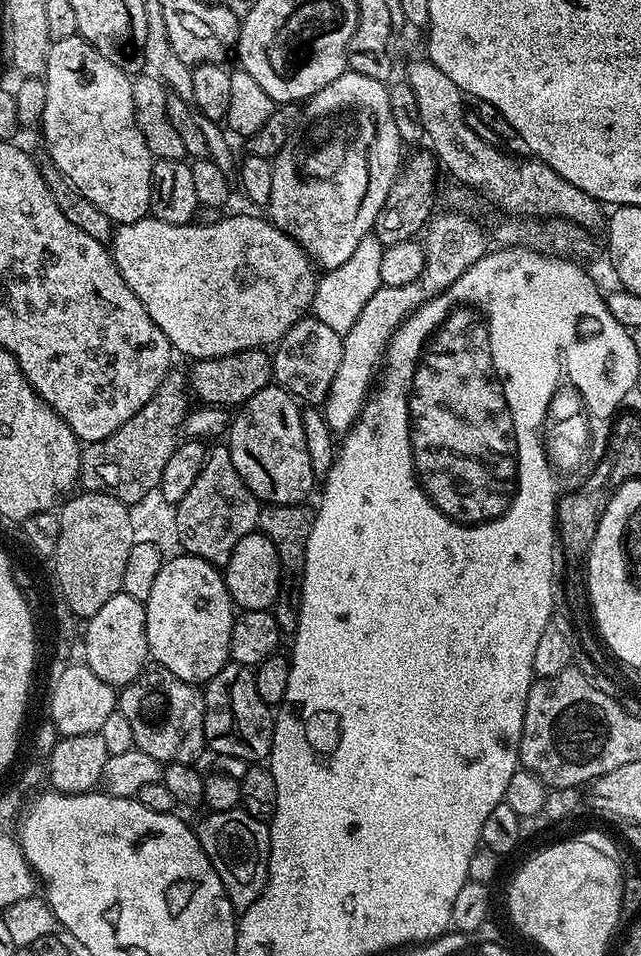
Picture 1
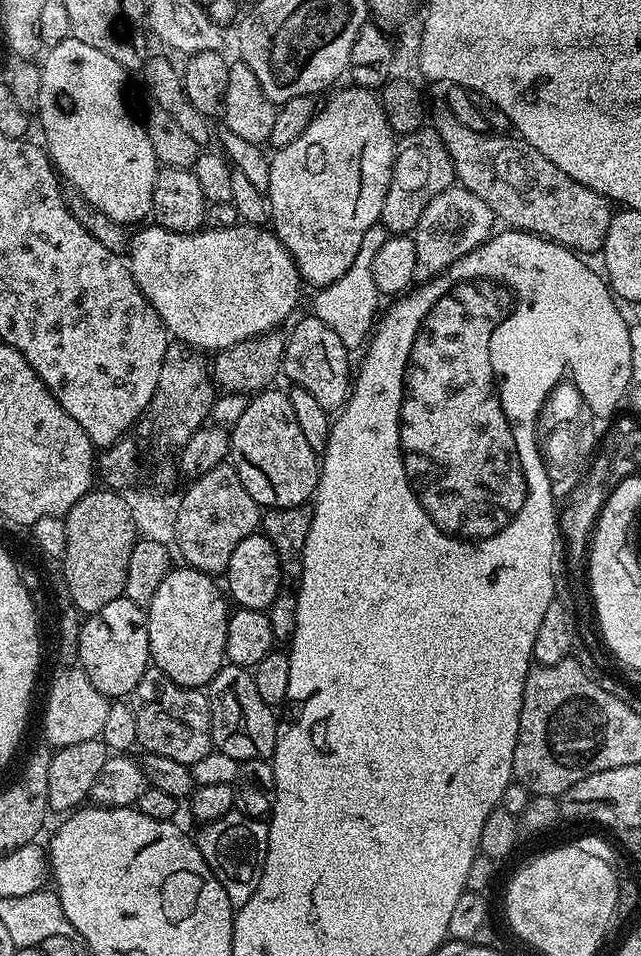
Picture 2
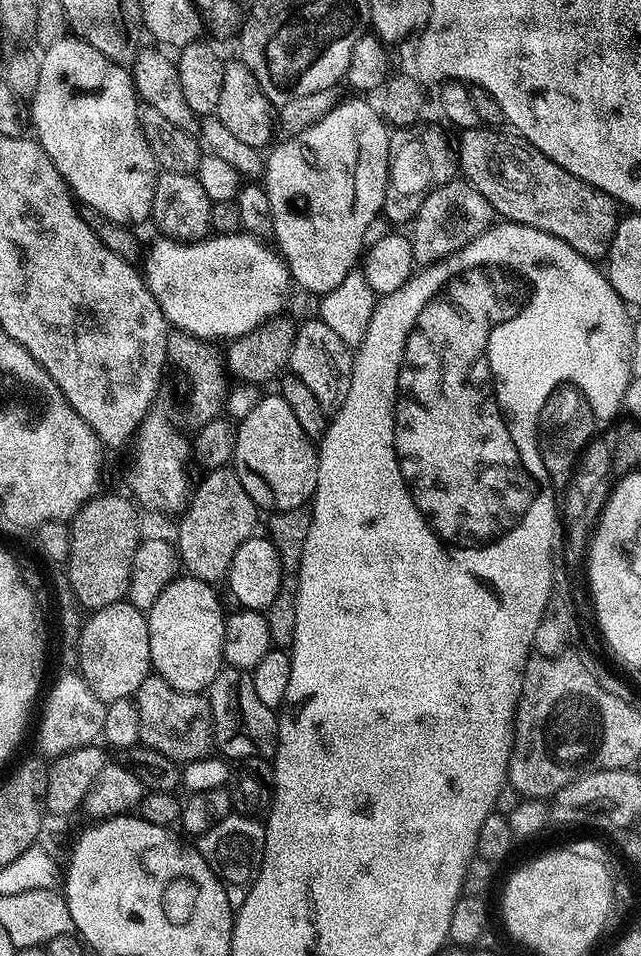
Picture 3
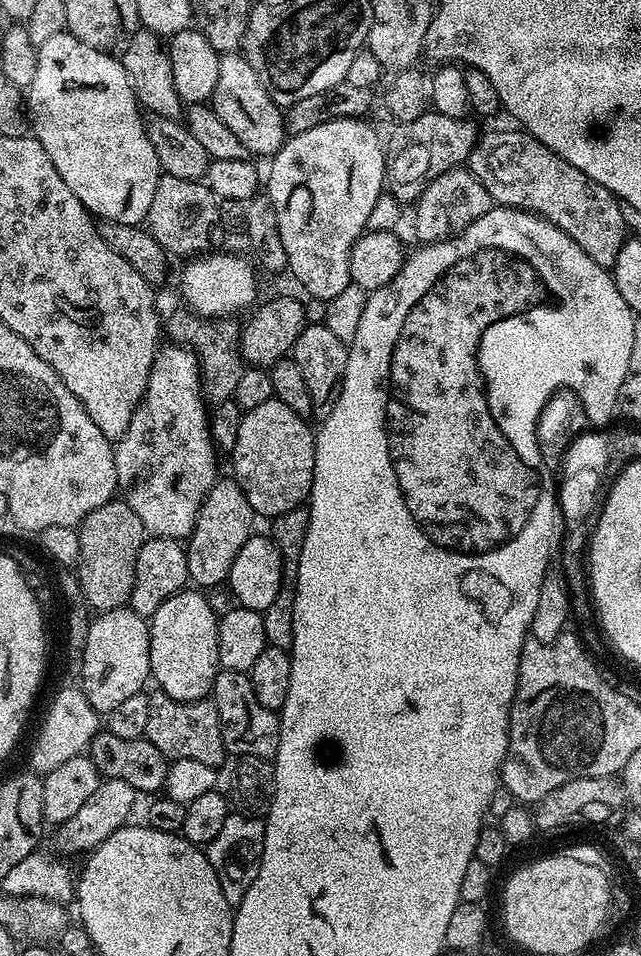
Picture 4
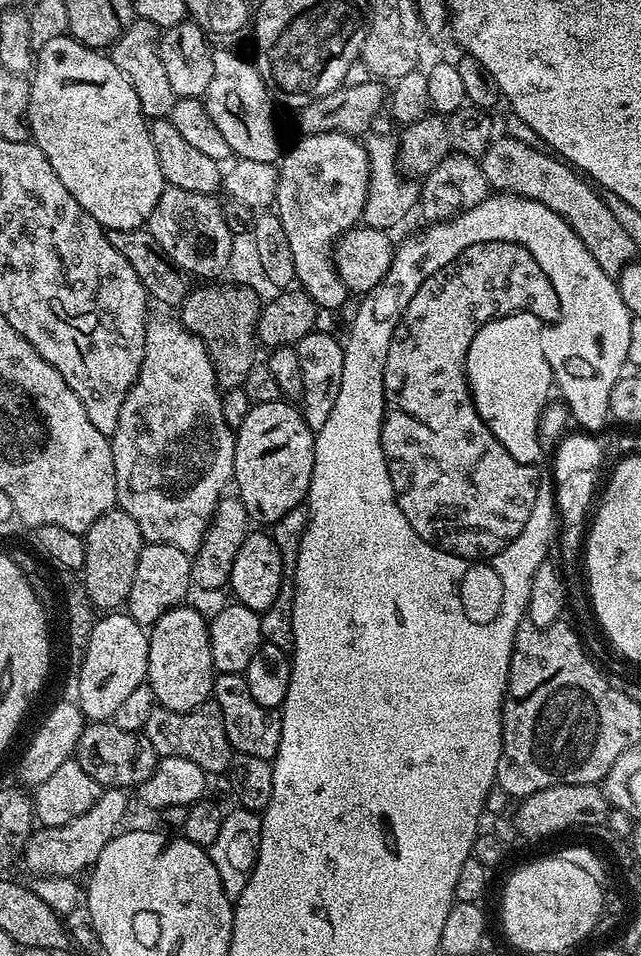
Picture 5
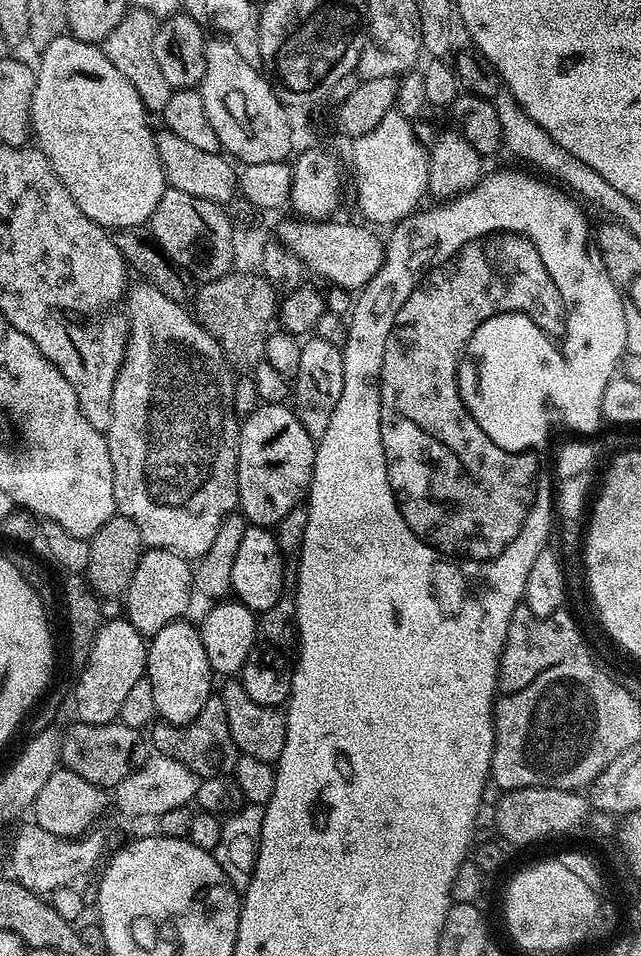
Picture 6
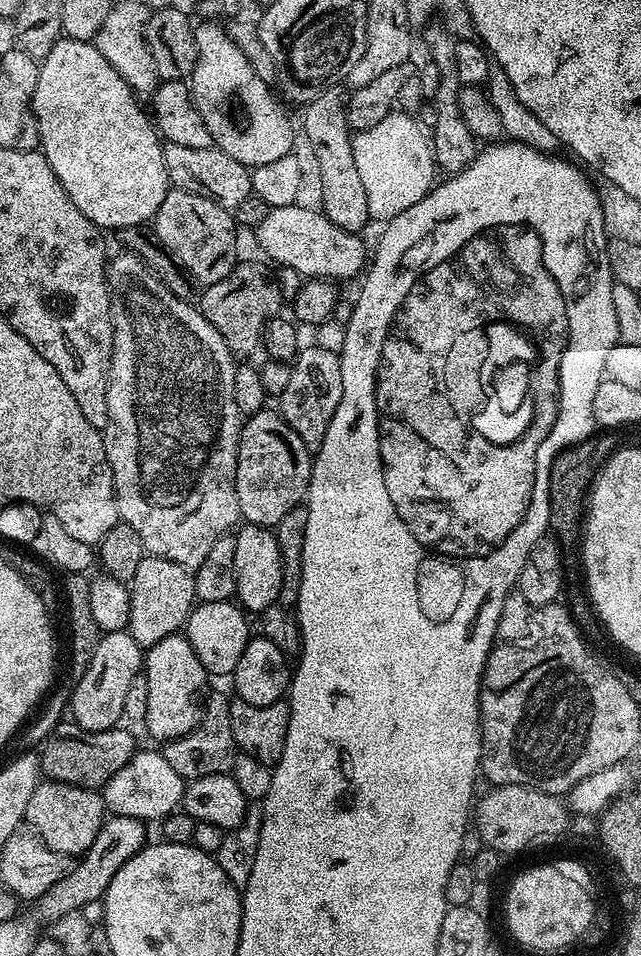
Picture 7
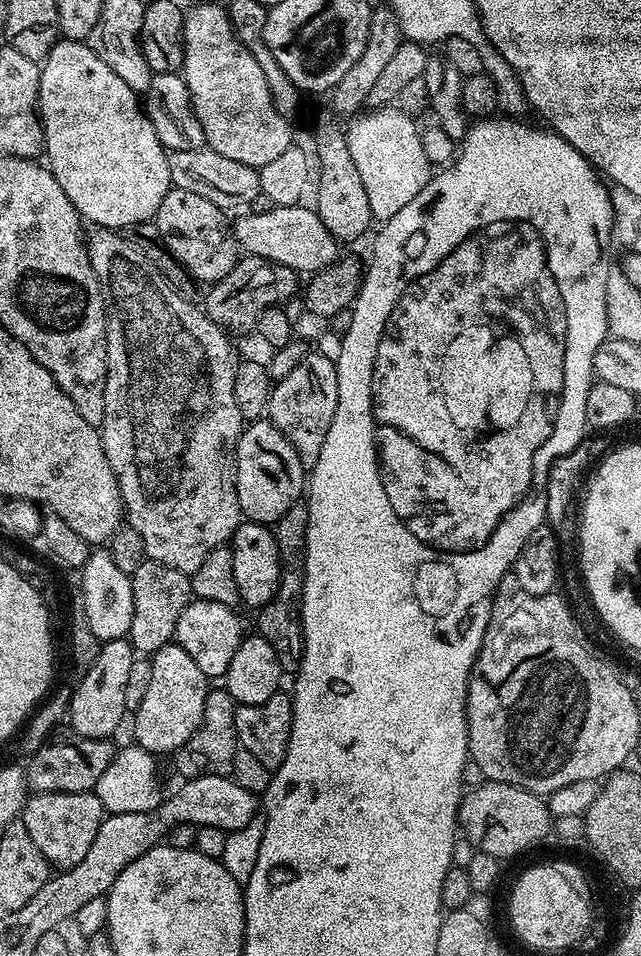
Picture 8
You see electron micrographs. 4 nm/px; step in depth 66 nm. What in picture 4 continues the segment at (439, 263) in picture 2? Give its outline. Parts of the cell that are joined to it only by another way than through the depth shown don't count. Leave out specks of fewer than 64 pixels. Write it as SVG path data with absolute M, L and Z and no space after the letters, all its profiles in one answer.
M461 166L452 168L446 174L438 174L426 186L426 190L420 195L420 199L415 201L416 208L416 236L420 239L421 245L436 244L439 240L449 240L452 236L457 236L466 226L482 214L486 214L494 207L492 195L474 178L474 174L468 171L467 167Z

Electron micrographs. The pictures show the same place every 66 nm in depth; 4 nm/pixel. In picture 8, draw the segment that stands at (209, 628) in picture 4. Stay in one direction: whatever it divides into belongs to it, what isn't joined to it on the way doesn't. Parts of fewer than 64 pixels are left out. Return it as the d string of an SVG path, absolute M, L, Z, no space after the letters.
M175 642L151 653L150 663L150 686L146 686L146 695L134 710L134 740L150 753L174 754L196 733L202 722L202 710L206 706L210 680L202 674L202 670L198 670L194 658L190 658L190 654L186 654L186 650L182 650L182 646Z

